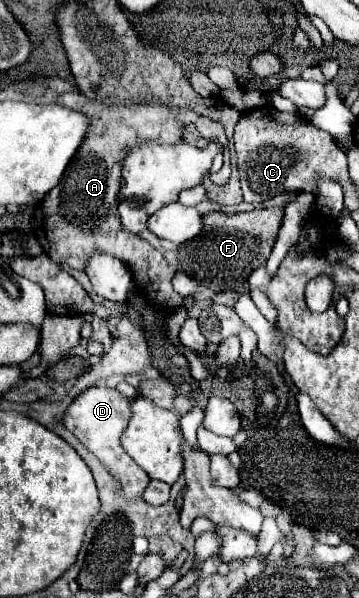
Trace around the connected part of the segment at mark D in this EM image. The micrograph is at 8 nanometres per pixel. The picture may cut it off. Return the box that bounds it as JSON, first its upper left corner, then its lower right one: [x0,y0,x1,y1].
[63,388,149,498]

